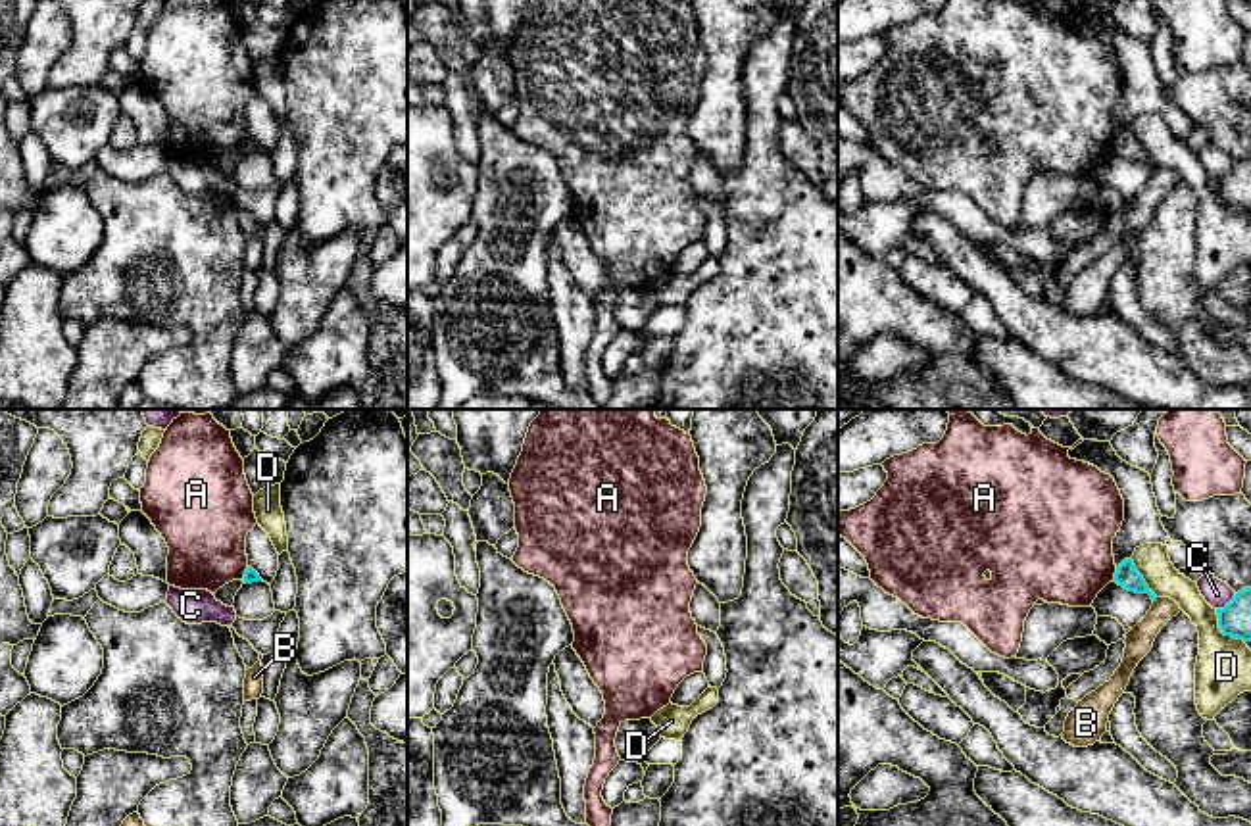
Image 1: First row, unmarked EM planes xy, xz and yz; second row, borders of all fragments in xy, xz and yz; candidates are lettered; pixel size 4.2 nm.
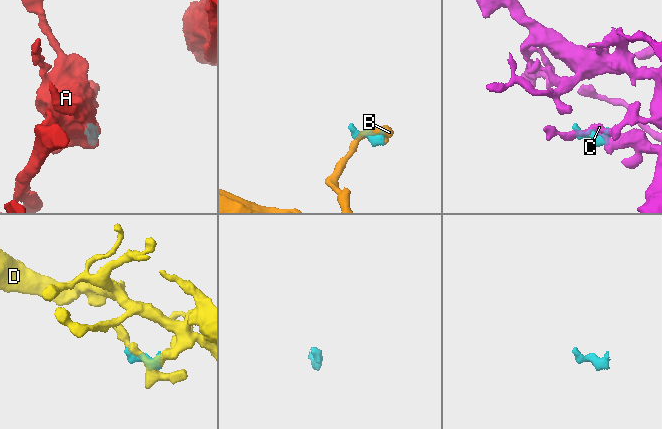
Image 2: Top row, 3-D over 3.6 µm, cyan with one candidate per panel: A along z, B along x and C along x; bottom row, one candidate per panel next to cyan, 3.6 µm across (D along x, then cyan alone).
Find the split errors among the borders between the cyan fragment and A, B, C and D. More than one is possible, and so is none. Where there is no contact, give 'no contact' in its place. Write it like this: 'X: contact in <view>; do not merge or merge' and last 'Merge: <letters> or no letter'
A: contact in yz; merge
B: contact in yz; do not merge
C: contact in yz; do not merge
D: contact in yz; do not merge
Merge: A

